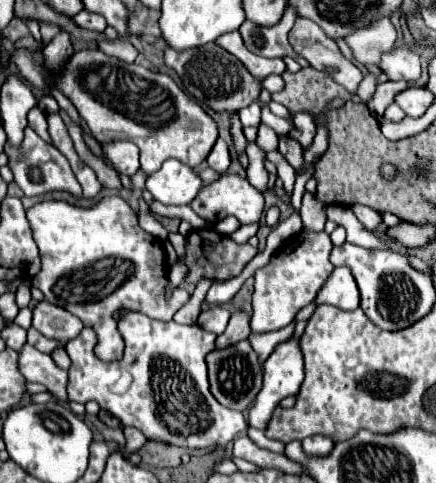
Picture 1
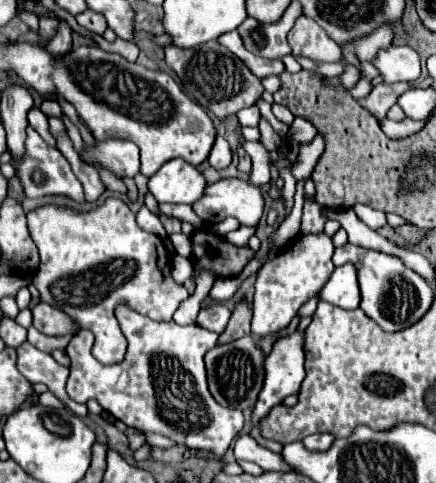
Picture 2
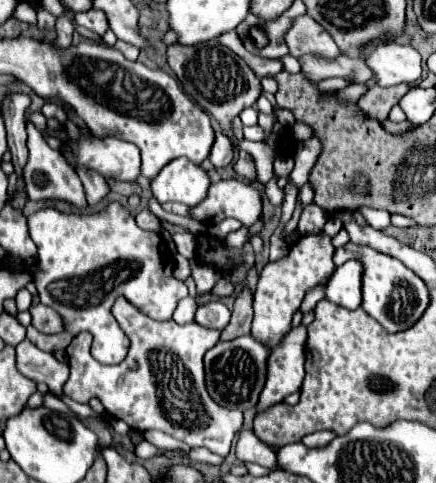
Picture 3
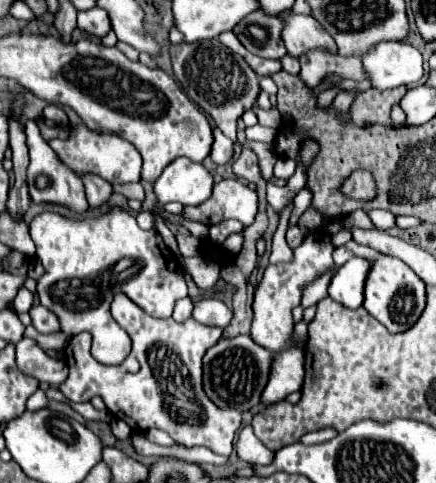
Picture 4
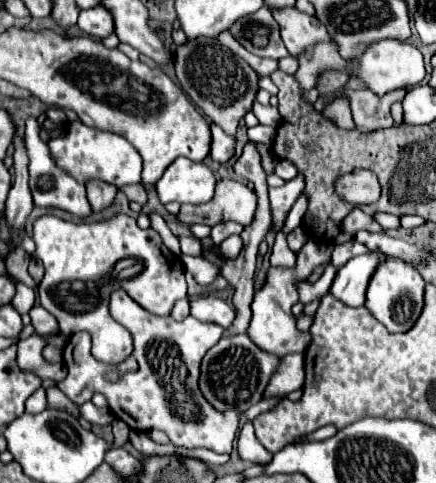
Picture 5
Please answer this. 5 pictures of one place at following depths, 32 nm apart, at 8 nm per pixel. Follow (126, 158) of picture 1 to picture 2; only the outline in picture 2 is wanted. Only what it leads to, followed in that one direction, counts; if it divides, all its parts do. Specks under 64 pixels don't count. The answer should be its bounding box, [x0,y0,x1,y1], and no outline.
[82,140,140,178]

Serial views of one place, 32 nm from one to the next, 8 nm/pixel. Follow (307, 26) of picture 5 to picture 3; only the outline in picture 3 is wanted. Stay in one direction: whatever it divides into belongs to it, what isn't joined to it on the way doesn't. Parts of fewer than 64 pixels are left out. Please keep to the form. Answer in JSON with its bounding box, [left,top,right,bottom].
[286,16,340,60]

